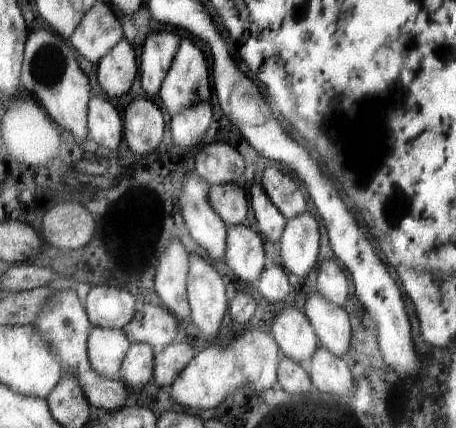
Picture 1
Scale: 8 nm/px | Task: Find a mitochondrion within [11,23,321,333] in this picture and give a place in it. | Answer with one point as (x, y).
(49, 62)

